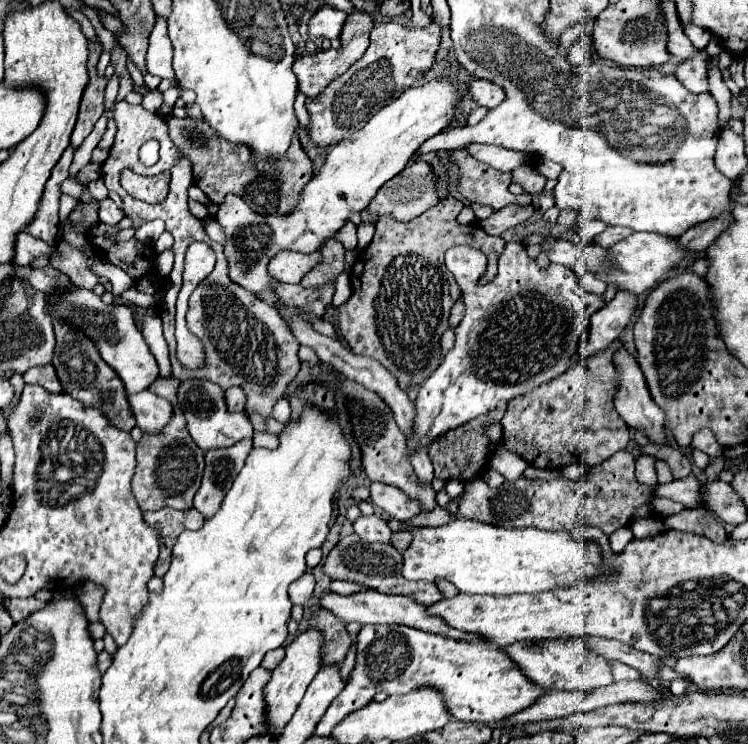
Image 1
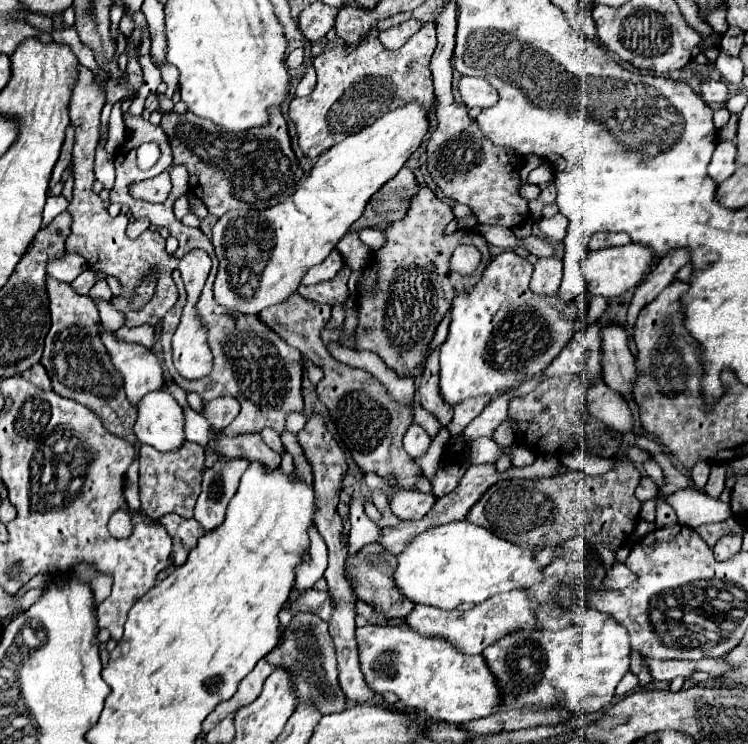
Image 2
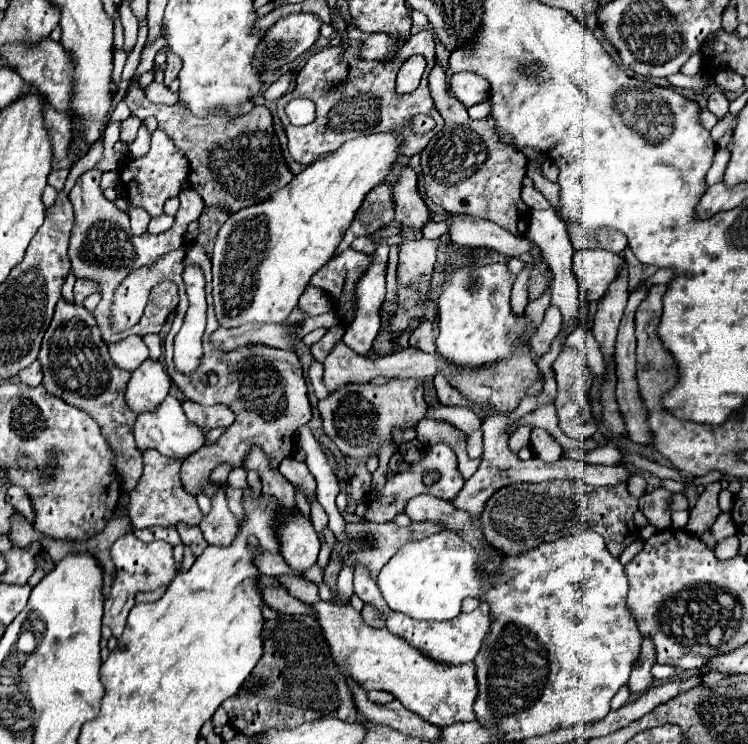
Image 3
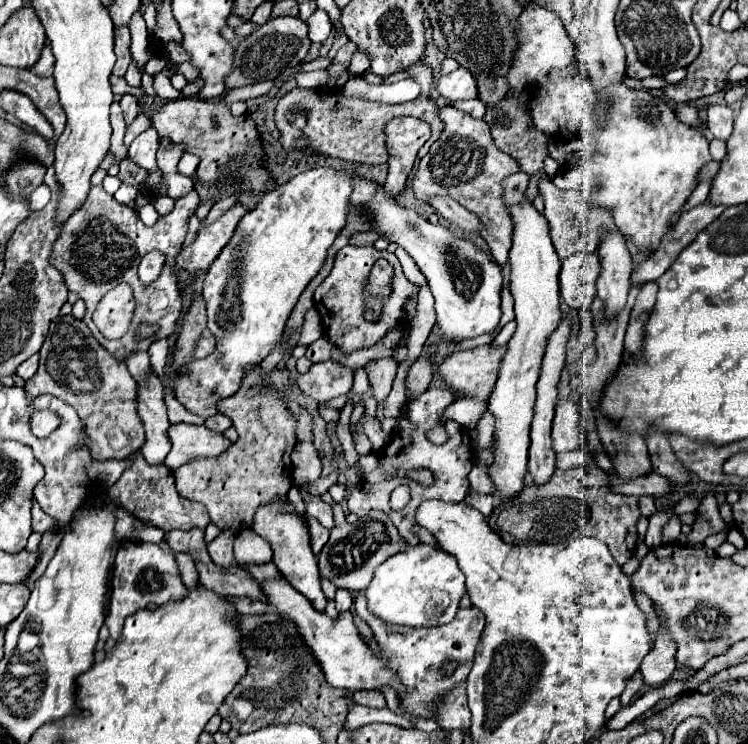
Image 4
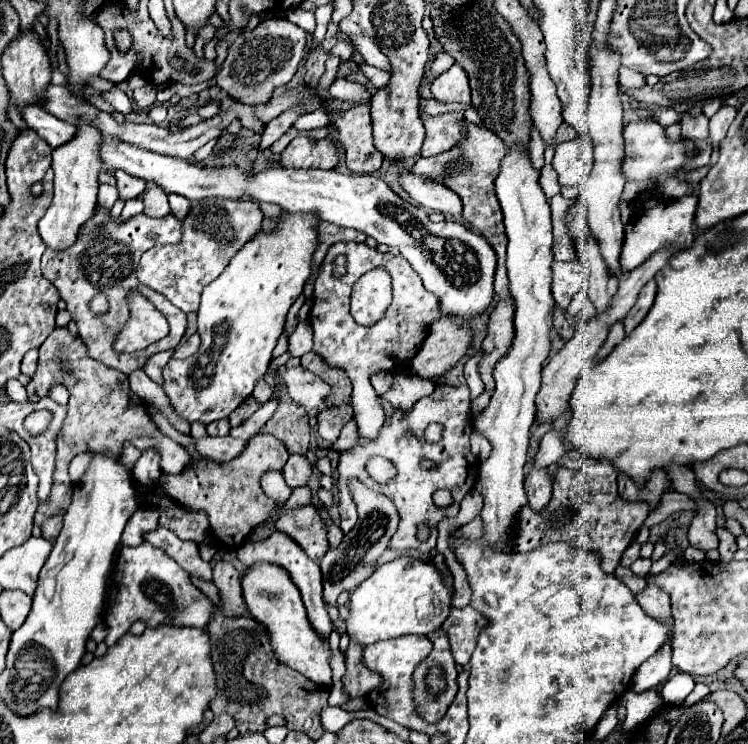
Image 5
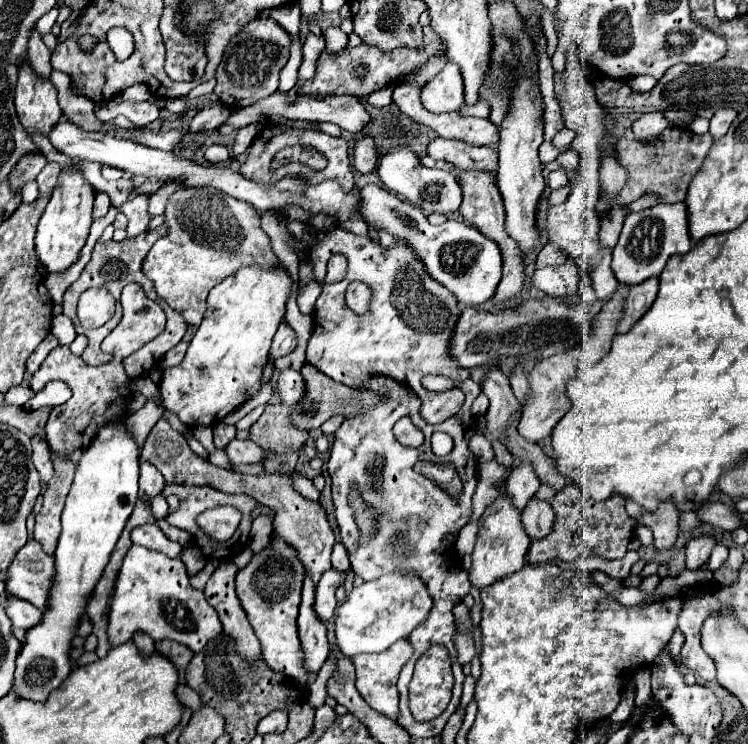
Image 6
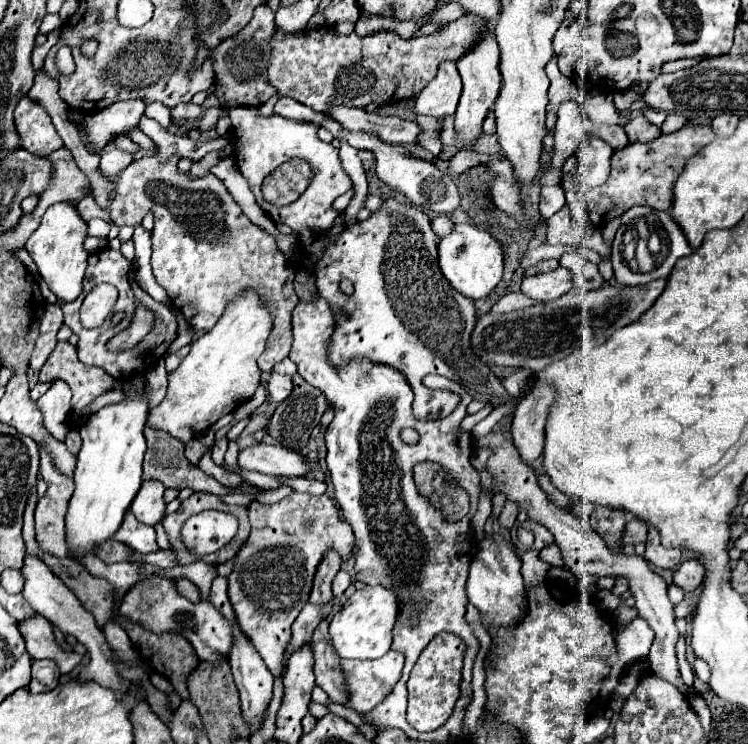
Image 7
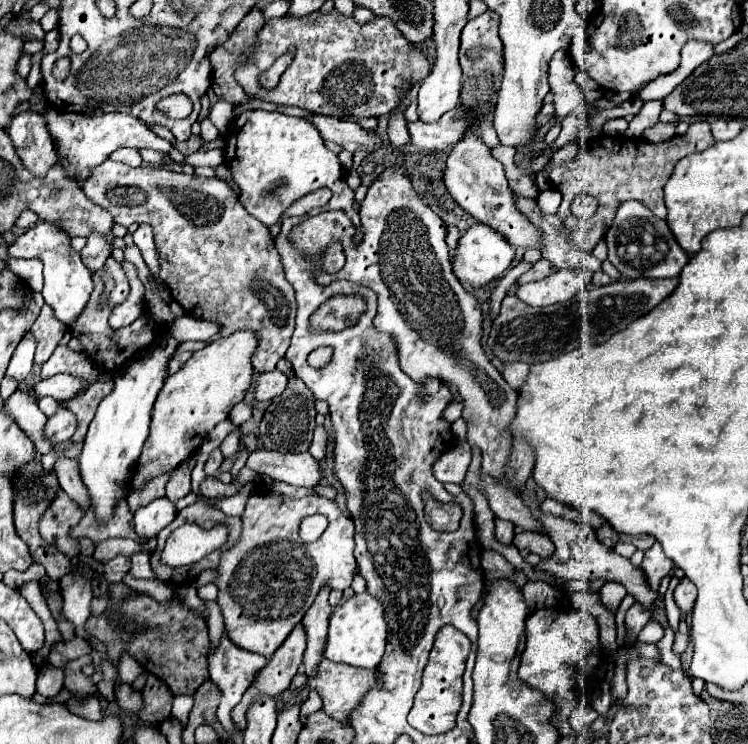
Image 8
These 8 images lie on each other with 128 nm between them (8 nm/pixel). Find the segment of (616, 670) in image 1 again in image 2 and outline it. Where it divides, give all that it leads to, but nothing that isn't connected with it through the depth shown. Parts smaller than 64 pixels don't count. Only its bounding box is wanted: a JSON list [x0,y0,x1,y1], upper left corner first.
[616,672,638,696]

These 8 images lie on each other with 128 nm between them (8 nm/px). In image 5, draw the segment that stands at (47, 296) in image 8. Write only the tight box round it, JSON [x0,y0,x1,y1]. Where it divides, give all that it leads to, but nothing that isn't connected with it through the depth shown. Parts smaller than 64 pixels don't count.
[38,122,102,252]

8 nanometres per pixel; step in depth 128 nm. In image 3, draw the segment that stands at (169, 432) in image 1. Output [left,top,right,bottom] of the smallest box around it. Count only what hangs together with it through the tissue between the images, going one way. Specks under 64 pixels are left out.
[128,450,202,528]

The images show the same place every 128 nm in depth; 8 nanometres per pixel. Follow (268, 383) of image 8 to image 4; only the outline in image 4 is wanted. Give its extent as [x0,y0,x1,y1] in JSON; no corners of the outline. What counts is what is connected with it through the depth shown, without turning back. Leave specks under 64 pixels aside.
[296,362,354,402]

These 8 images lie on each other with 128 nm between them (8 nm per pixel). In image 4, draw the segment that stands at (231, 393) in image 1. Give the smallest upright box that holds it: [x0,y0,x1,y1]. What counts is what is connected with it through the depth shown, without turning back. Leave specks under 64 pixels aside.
[204,414,232,432]

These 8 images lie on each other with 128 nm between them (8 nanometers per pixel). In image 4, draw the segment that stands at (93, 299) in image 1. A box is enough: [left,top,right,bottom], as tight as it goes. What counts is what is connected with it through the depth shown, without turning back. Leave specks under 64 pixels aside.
[138,372,172,464]

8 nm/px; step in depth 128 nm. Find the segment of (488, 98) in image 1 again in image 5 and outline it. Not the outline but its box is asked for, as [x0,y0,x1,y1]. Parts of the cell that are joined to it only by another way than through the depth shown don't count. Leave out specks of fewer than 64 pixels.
[430,64,470,104]

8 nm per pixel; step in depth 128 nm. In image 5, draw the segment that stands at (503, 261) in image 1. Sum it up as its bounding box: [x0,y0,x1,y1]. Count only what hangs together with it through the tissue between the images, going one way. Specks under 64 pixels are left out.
[98,138,496,320]

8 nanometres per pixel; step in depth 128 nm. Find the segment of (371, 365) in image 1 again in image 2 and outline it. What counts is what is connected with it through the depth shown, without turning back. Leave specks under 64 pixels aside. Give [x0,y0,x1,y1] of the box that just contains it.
[404,424,432,458]

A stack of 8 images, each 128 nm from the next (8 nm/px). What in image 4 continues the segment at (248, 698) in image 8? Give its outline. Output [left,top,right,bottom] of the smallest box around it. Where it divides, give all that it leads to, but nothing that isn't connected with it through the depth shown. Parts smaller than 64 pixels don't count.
[318,504,406,592]

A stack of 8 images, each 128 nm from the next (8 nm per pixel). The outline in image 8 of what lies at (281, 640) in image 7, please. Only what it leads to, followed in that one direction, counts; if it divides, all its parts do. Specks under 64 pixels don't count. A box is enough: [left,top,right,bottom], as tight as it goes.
[216,486,356,658]

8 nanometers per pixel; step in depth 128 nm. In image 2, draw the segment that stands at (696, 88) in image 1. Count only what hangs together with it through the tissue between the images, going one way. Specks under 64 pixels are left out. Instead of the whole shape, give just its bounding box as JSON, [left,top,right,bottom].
[700,80,728,104]

